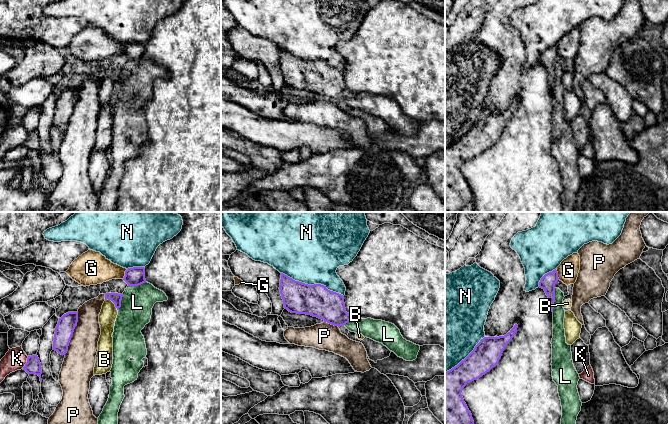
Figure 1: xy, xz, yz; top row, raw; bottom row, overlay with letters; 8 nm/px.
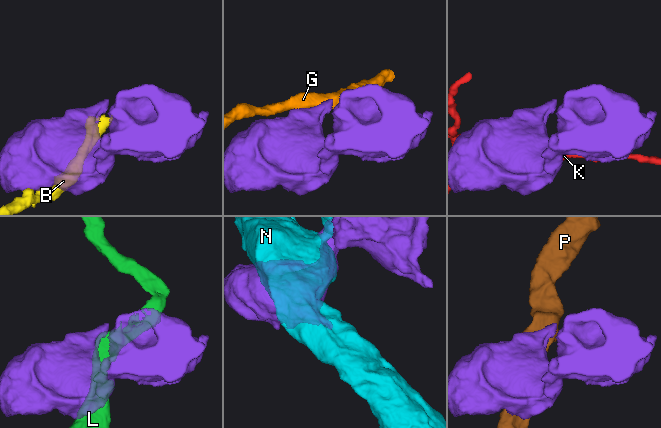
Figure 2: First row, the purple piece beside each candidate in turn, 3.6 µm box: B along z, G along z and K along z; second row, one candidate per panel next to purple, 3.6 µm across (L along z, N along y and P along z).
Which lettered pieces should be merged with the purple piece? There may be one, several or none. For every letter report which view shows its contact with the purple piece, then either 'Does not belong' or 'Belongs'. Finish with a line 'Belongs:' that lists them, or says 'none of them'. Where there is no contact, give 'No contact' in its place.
B: Touches purple in xy. Does not belong
G: Touches purple in yz. Does not belong
K: Touches purple in xy. Does not belong
L: Touches purple in yz. Does not belong
N: Touches purple in xz. Does not belong
P: Touches purple in xy. Does not belong
Belongs: none of them

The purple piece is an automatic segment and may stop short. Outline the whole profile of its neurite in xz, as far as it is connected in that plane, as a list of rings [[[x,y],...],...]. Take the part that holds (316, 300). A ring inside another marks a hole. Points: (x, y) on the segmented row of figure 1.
[[[281,273],[279,289],[283,299],[284,308],[291,313],[311,315],[338,327],[344,326],[346,323],[352,322],[355,319],[346,312],[344,296],[328,290],[324,285],[308,285],[295,281]]]

